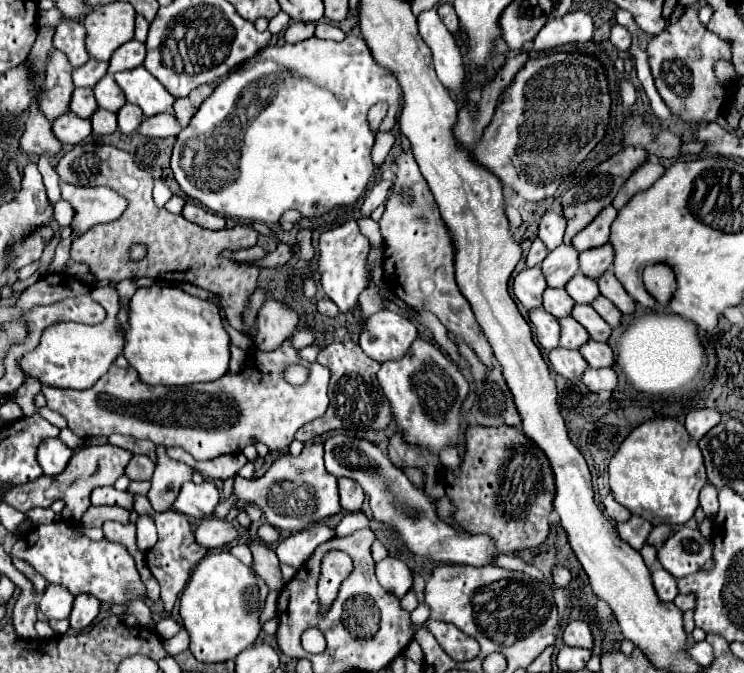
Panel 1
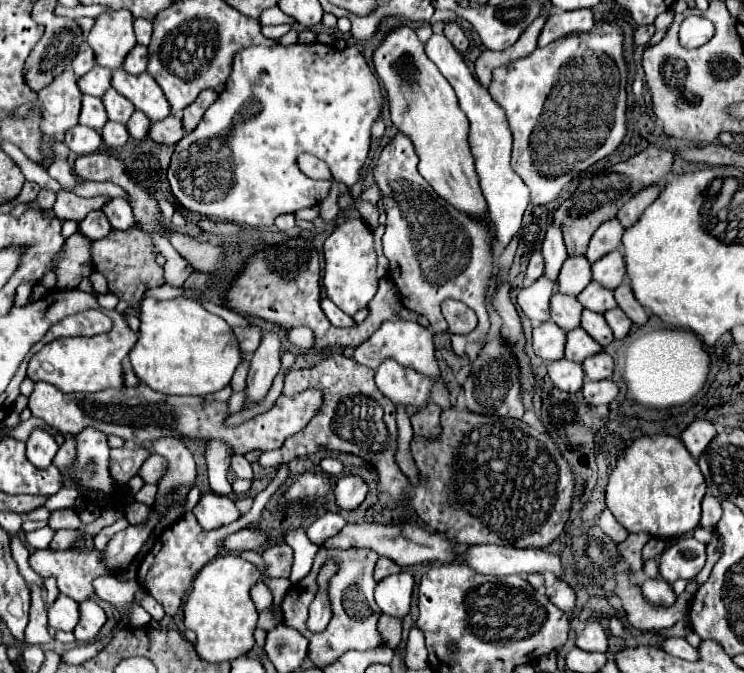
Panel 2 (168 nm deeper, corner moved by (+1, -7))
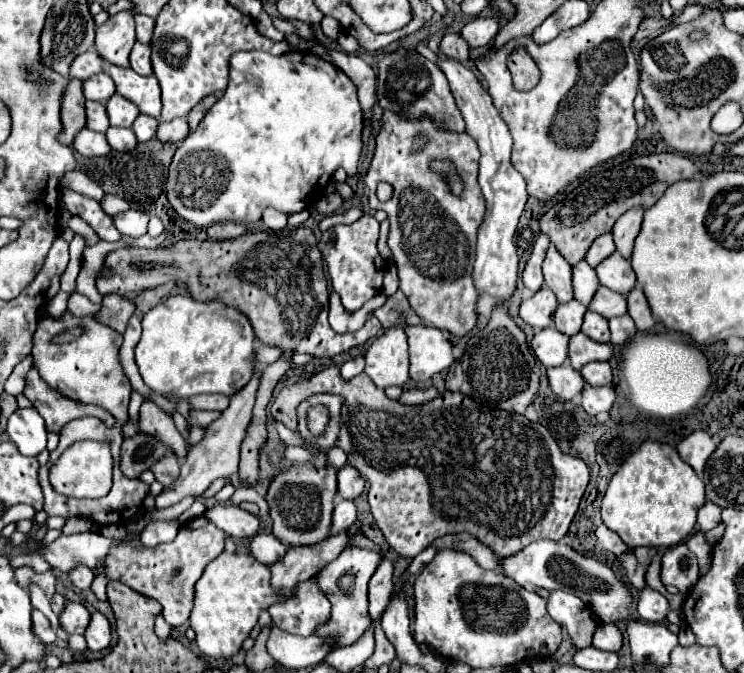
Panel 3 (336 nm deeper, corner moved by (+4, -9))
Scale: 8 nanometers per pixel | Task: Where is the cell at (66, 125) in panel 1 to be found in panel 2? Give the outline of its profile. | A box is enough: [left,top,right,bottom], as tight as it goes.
[63,125,103,155]

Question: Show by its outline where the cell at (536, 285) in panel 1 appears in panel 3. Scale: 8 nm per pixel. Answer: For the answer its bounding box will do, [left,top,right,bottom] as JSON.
[518,285,558,331]

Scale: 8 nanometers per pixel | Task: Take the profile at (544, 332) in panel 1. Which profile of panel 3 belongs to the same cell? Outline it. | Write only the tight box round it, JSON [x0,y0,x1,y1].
[532,327,568,367]

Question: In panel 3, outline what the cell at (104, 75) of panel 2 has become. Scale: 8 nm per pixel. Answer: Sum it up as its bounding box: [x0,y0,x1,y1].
[84,73,116,103]

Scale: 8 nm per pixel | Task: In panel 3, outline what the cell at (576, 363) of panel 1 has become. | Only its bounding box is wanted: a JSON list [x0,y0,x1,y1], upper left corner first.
[548,363,584,401]

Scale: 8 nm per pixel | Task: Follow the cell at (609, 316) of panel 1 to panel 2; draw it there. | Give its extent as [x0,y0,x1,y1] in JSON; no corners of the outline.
[603,309,633,339]

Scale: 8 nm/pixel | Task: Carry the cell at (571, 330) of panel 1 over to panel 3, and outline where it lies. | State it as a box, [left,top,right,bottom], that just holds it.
[568,333,612,371]

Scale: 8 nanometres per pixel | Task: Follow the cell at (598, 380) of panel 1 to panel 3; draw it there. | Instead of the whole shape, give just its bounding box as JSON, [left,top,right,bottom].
[582,385,616,415]

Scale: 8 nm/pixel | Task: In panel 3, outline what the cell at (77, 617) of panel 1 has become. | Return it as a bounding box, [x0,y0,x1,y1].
[84,613,110,651]

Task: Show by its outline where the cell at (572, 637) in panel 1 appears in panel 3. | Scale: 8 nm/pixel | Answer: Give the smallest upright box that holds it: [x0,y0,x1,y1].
[592,625,622,651]

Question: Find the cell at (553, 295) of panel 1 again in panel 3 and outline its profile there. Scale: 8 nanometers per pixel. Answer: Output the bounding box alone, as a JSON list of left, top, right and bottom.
[554,299,586,337]

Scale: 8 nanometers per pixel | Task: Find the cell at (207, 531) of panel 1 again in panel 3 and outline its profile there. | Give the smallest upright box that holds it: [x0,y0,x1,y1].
[248,531,286,565]

